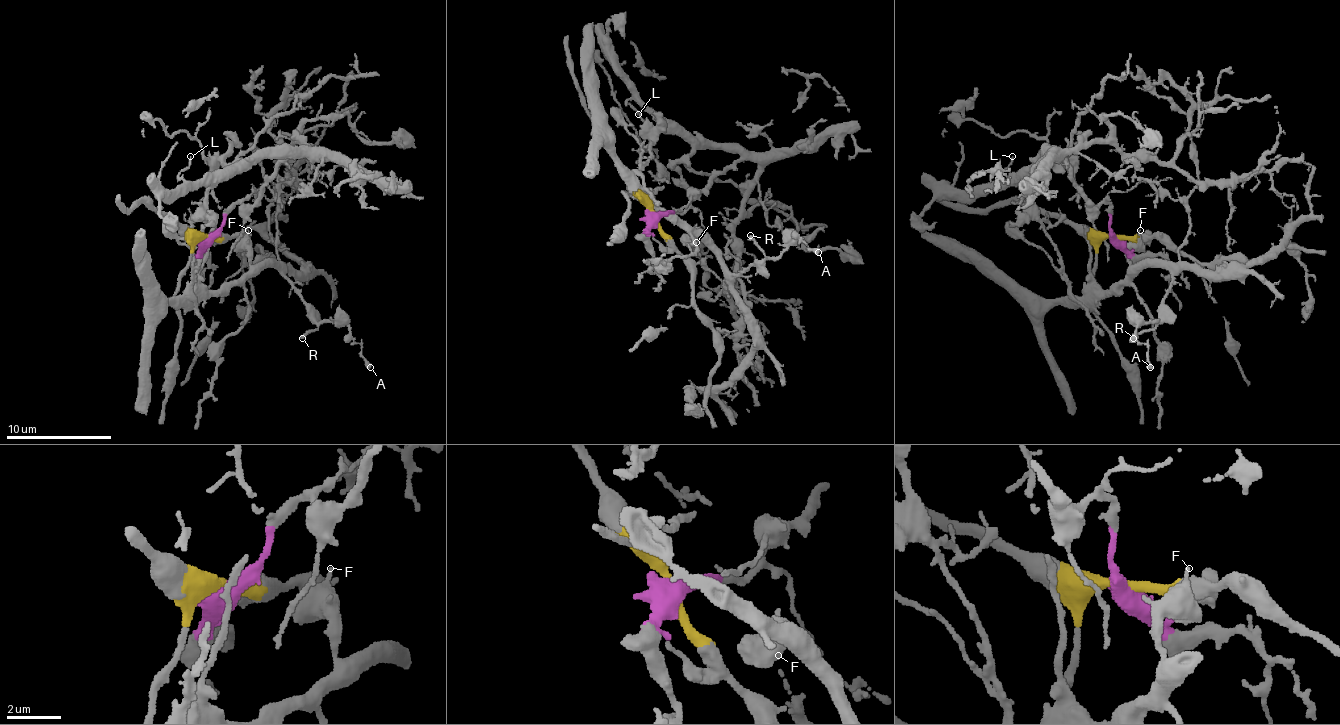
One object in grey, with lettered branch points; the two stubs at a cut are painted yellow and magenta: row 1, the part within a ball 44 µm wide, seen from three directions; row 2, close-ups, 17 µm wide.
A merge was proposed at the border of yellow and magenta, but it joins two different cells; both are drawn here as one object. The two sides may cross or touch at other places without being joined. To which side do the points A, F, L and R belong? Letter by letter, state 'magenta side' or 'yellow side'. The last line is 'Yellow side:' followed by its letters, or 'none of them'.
A: yellow side
F: yellow side
L: magenta side
R: yellow side
Yellow side: A, F, R

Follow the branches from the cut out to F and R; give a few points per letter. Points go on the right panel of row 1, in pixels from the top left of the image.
F: (1112, 236), (1096, 246), (1091, 301), (1088, 301), (1096, 301), (1125, 278), (1130, 270), (1127, 246), (1141, 230)
R: (1112, 236), (1096, 246), (1088, 301), (1114, 291), (1143, 265), (1162, 265), (1172, 280), (1164, 317), (1133, 338)

